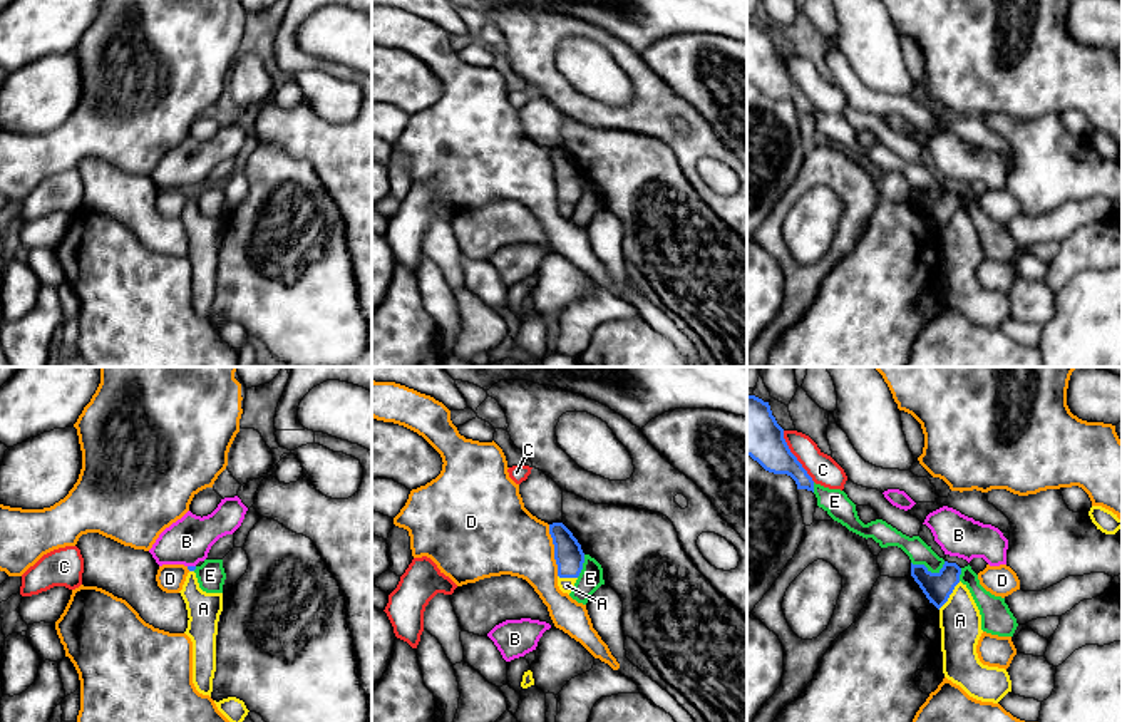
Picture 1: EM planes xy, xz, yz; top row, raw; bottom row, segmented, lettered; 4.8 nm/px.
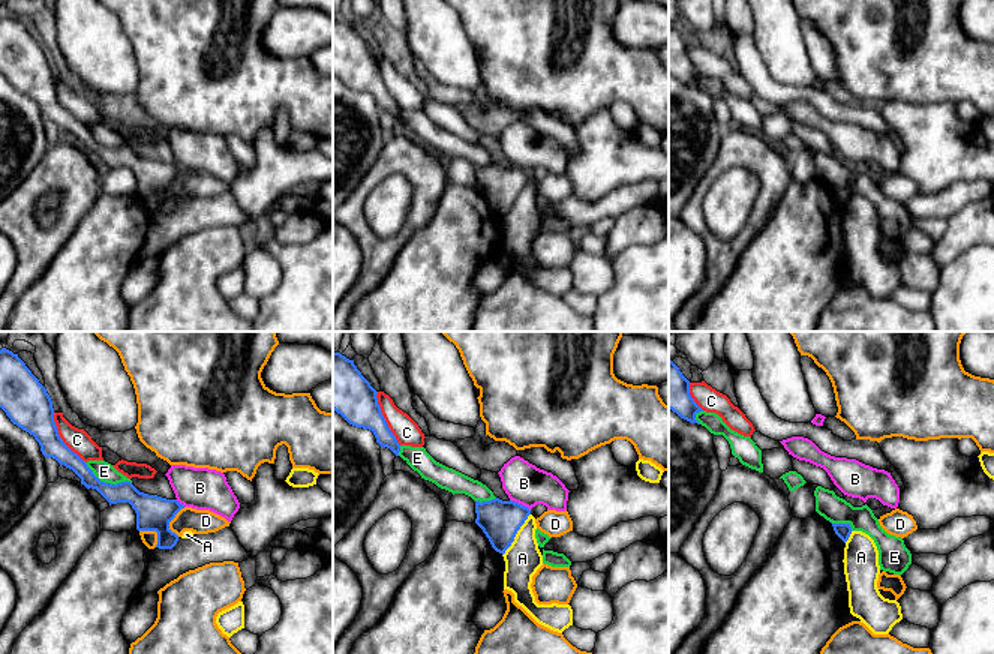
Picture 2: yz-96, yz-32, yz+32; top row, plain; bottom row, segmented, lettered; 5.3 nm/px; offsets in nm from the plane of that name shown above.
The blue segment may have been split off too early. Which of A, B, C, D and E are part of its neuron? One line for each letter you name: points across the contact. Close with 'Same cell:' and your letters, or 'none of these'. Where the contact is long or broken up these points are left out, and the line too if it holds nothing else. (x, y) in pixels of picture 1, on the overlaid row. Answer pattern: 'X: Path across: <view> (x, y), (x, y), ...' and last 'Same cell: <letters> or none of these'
Same cell: none of these

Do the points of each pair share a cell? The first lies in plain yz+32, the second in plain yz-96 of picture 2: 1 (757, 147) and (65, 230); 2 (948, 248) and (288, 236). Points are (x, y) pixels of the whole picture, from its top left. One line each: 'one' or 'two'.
1: one
2: one

